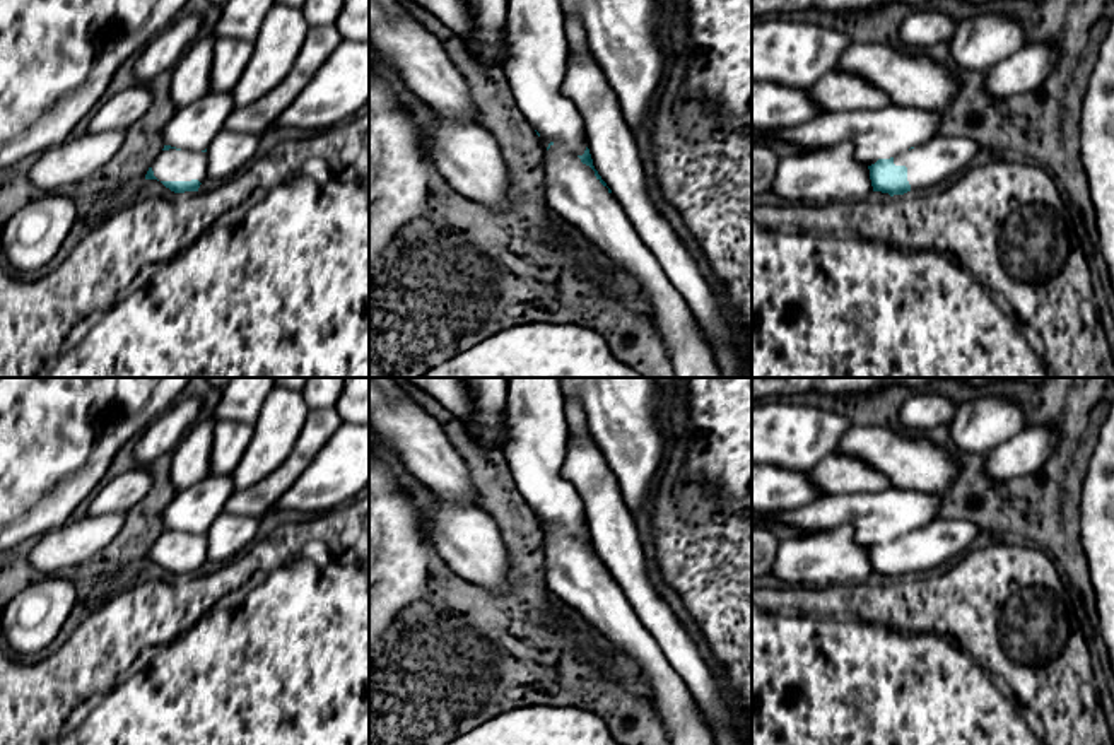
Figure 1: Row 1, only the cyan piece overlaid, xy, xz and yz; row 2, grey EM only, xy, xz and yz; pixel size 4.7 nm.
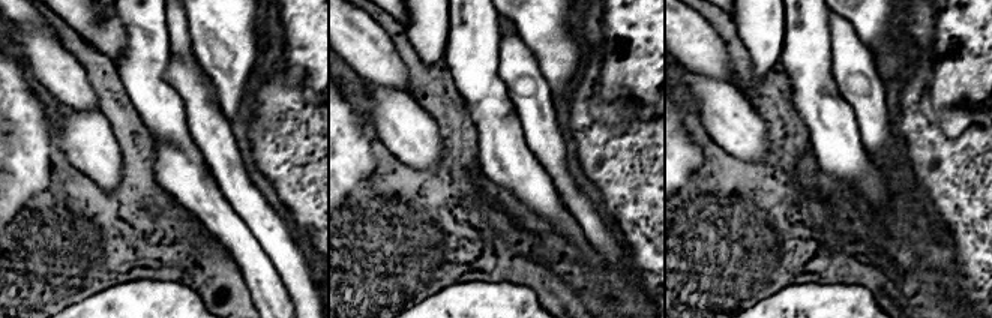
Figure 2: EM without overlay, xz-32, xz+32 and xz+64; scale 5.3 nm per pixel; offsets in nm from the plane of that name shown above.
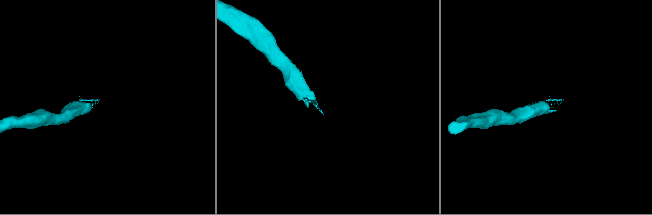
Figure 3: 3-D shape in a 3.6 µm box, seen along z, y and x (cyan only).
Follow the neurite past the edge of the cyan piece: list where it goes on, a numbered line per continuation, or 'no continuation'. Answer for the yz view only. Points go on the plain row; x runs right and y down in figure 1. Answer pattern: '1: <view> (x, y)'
1: yz (940, 540)

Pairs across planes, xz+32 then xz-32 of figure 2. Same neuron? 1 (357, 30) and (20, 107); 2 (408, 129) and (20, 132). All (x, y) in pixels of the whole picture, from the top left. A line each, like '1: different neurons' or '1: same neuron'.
1: different neurons
2: different neurons

